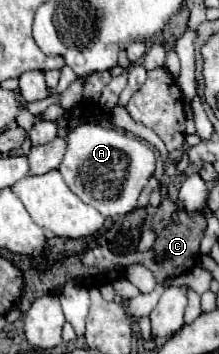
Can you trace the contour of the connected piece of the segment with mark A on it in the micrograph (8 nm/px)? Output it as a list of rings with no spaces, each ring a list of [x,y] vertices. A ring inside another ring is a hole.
[[[83,123],[67,137],[67,151],[59,171],[67,187],[87,205],[95,207],[103,217],[123,217],[137,207],[137,199],[155,171],[153,147],[141,143],[115,129],[105,129],[97,123]]]

